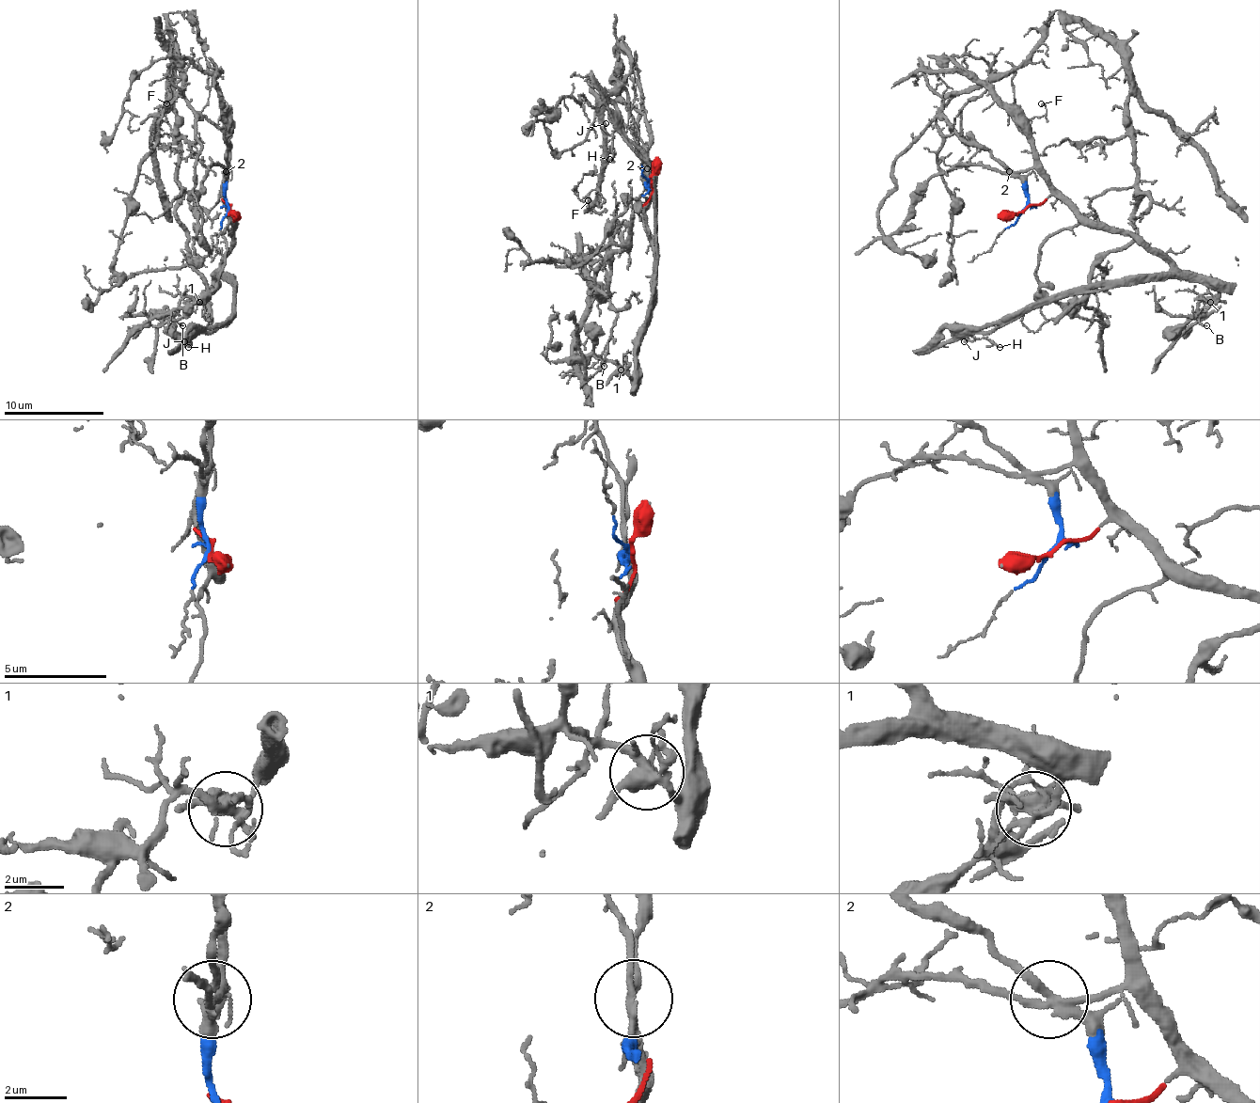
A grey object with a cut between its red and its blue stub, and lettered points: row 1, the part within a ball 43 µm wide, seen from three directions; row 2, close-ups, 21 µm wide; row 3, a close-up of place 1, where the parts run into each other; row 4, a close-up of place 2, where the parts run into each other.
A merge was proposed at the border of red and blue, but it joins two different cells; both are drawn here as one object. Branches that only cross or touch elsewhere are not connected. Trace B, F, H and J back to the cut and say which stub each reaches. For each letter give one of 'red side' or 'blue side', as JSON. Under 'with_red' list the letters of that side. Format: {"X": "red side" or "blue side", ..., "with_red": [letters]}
{"B": "red side", "F": "blue side", "H": "red side", "J": "red side", "with_red": ["B", "H", "J"]}

